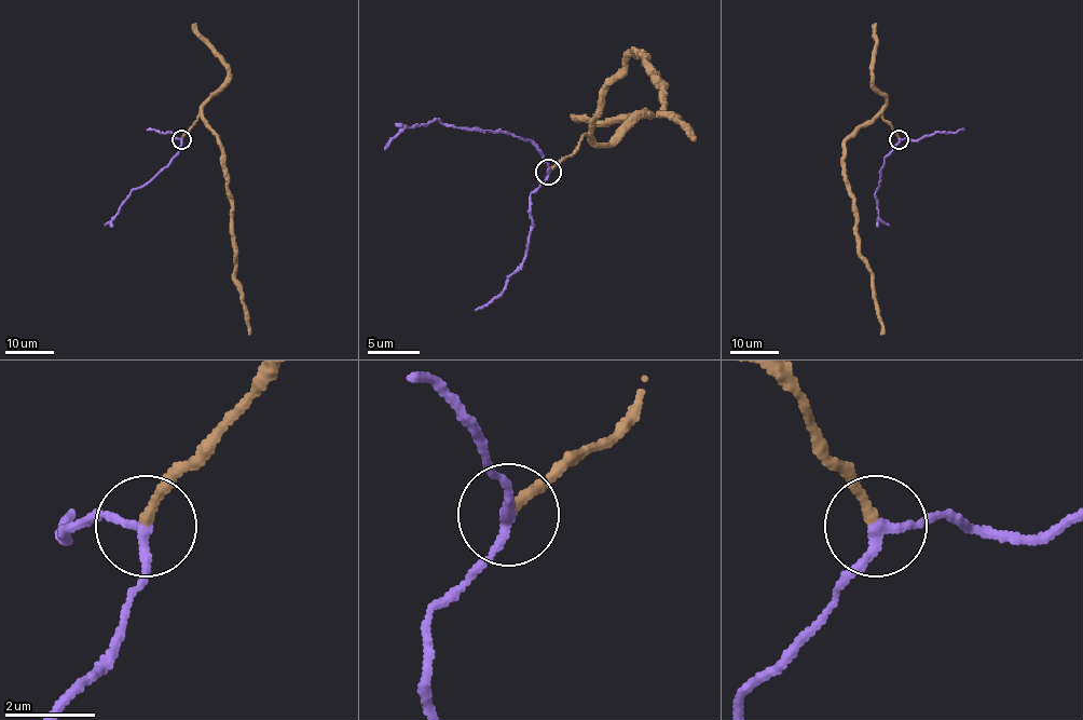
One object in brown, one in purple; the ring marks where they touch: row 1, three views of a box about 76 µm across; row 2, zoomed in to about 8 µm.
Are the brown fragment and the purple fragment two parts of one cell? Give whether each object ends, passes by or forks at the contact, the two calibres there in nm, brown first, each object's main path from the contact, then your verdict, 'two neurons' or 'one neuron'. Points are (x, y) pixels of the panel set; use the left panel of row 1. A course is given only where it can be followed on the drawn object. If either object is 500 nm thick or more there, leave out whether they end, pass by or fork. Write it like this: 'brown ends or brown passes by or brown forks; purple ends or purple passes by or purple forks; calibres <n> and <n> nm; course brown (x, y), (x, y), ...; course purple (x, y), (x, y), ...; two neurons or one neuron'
brown ends; purple passes by; calibres 220 and 240 nm; course brown (181, 139), (201, 114), (220, 141), (223, 177), (232, 199), (235, 283), (249, 335); course purple (181, 139), (179, 151), (172, 161), (145, 185), (134, 188), (114, 217), (105, 225); one neuron

